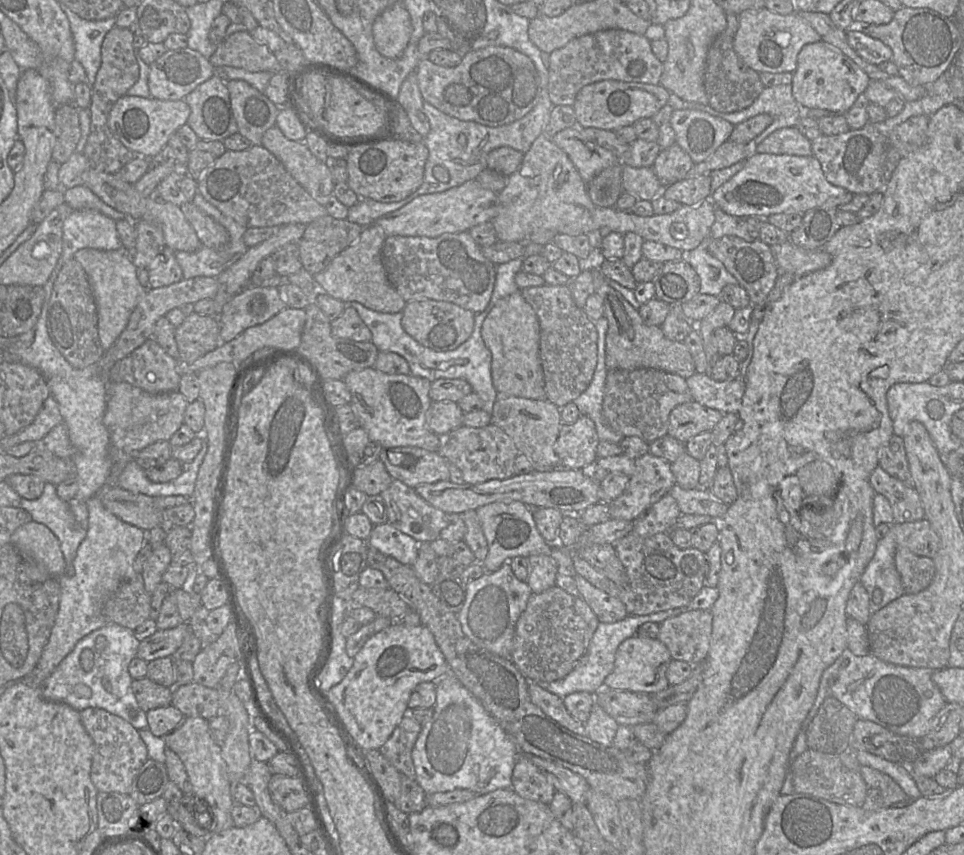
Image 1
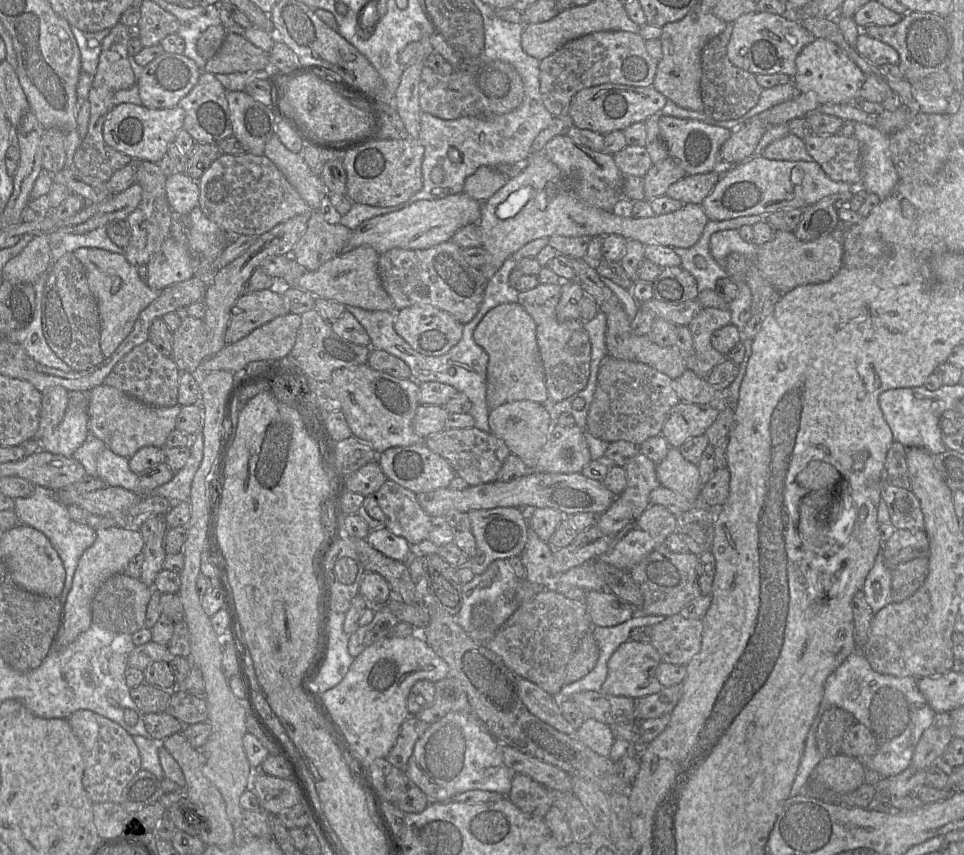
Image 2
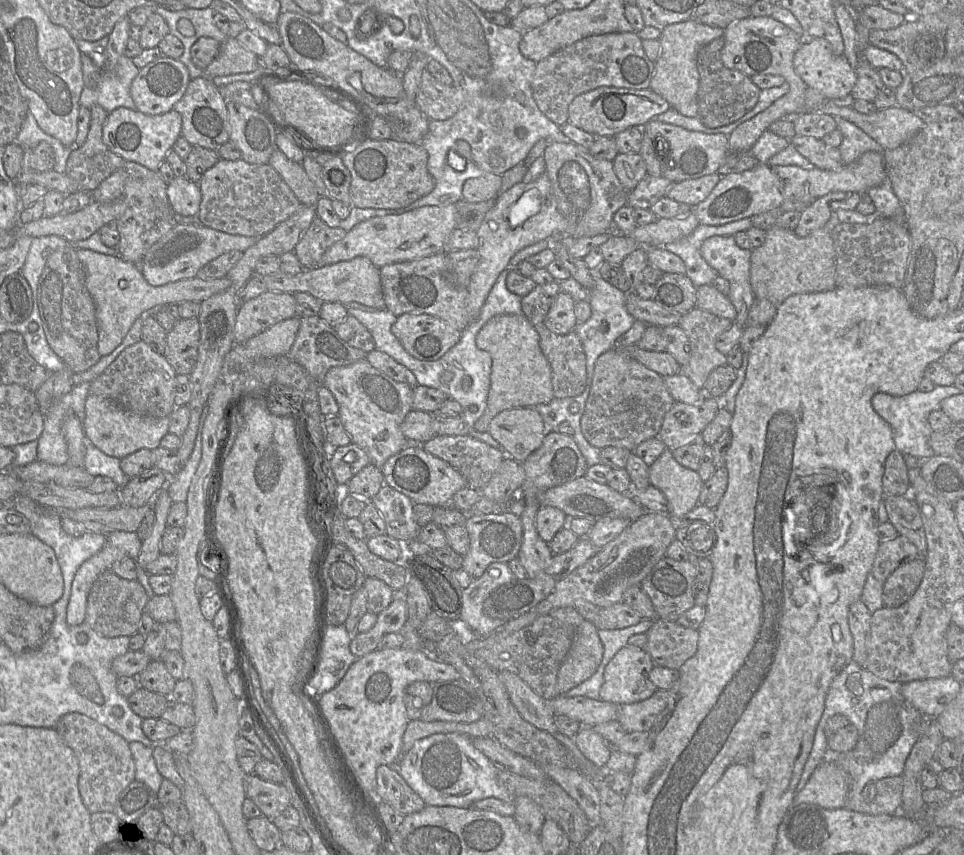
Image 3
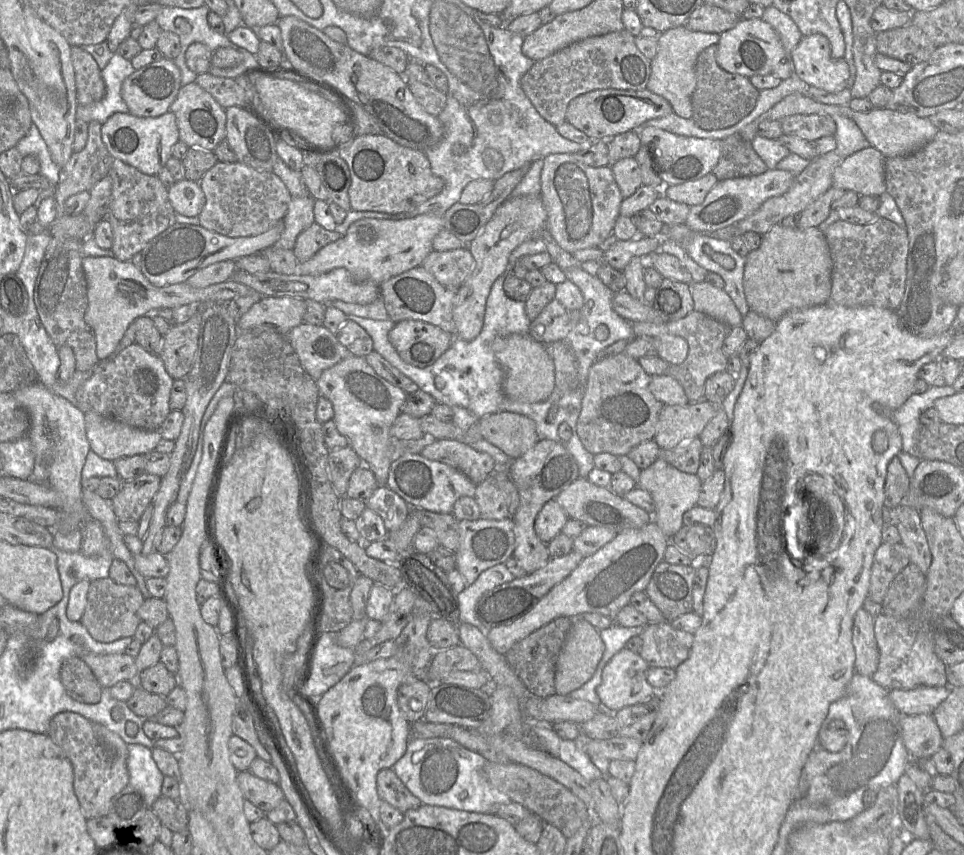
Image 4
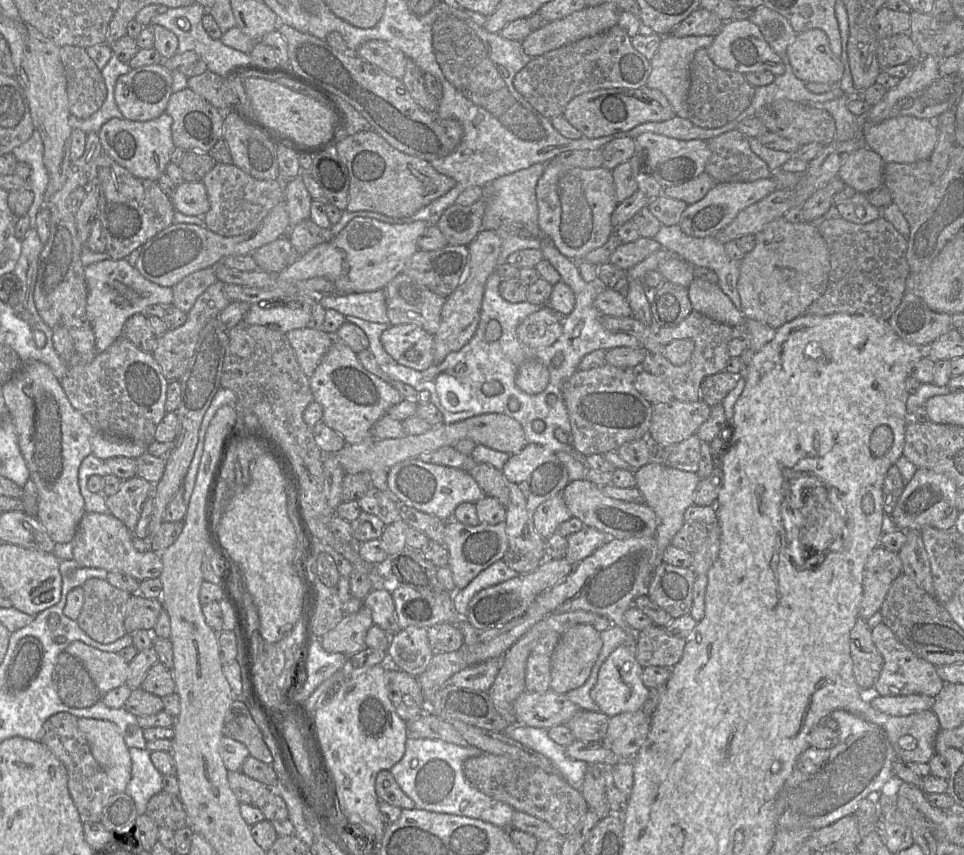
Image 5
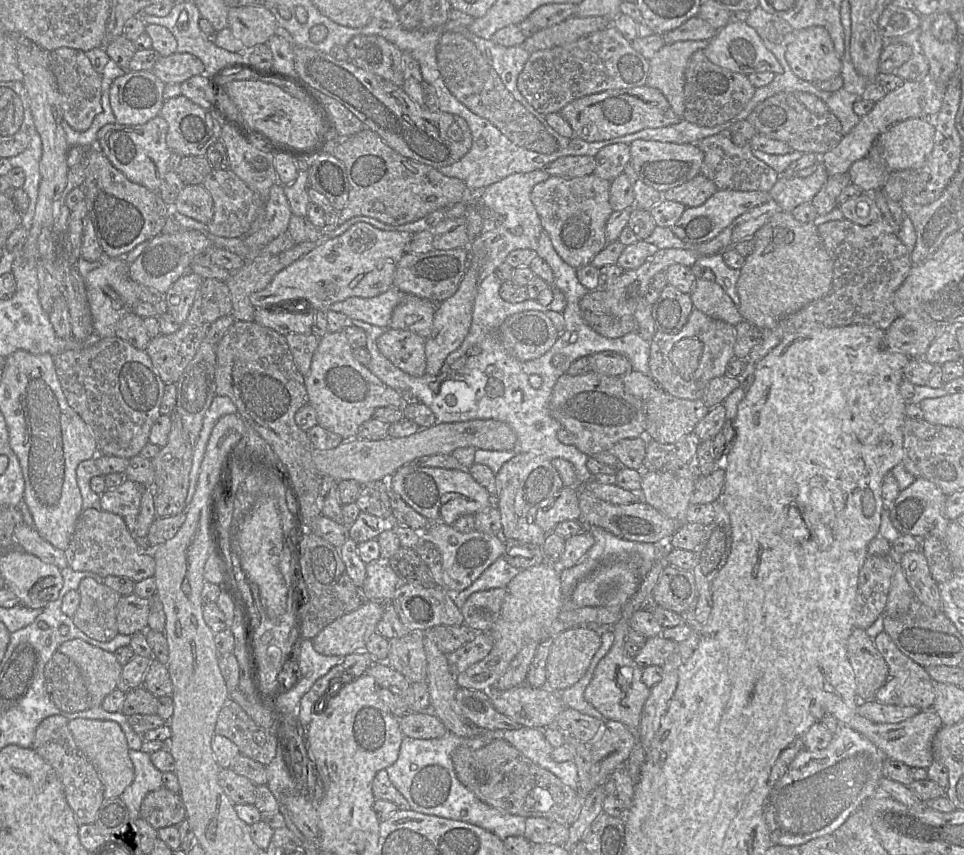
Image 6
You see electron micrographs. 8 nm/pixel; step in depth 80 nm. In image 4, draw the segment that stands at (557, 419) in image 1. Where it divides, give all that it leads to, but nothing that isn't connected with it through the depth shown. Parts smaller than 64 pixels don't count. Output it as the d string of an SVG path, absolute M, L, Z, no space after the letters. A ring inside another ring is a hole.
M497 412L479 421L482 438L502 450L511 460L517 459L538 441L536 423L514 412Z

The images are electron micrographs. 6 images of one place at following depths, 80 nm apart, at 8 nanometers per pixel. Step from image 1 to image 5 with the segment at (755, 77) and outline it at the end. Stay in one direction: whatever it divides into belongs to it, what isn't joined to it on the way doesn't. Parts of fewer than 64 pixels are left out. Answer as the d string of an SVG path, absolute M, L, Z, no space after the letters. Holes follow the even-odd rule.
M699 49L690 65L687 119L704 129L720 128L749 107L754 93L755 88L746 81L745 75L719 68L709 57L707 49Z

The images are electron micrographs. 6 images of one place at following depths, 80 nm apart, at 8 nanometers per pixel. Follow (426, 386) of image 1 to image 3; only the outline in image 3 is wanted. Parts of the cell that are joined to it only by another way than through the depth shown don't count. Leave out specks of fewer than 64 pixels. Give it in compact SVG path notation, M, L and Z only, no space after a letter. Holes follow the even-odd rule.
M366 359L330 368L321 385L335 397L339 406L337 415L351 442L359 446L377 468L381 469L391 456L410 444L402 434L400 425L412 409L413 387L391 379L372 367Z

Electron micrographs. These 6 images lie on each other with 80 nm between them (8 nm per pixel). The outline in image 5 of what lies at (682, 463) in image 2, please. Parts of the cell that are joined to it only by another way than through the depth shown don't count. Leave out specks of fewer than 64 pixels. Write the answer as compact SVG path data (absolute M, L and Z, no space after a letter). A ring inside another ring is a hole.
M648 463L634 473L636 487L642 493L645 504L648 505L657 517L656 558L654 570L663 562L664 551L670 545L672 538L684 523L684 512L693 504L693 493L700 481L696 473L682 471L658 463Z

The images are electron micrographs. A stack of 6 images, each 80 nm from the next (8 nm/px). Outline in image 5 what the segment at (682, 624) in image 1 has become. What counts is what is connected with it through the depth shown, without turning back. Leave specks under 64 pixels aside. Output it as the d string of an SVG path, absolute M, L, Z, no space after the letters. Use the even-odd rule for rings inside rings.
M652 624L638 633L635 657L643 668L672 668L680 661L685 644L685 638L674 636L664 627Z

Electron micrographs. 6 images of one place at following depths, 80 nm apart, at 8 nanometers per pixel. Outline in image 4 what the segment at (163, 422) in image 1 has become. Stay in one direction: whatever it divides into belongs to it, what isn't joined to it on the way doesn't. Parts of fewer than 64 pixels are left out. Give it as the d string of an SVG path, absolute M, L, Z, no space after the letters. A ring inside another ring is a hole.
M91 411L84 415L90 448L106 460L145 455L155 450L162 439L159 430L134 428Z

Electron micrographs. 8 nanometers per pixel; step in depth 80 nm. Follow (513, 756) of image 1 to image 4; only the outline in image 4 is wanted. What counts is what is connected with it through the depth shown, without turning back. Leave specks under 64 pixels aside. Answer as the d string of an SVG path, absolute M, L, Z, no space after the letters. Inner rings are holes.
M410 738L405 754L391 768L407 789L424 805L432 805L482 814L492 813L495 804L508 804L511 799L492 787L484 777L483 766L487 760L450 738Z

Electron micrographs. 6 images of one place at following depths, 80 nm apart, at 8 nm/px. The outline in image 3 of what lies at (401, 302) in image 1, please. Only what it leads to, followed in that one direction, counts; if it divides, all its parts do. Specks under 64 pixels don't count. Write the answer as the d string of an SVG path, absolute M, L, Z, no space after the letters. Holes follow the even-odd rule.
M355 257L325 266L304 269L301 273L291 276L281 272L262 277L267 291L295 294L309 293L322 302L338 302L343 305L357 302L377 310L386 309L381 288L379 268L366 257Z

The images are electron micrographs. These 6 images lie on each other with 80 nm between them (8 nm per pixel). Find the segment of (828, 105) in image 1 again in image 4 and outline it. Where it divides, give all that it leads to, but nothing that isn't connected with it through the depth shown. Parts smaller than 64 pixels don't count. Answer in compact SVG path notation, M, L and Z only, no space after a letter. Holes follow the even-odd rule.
M822 34L803 36L791 52L794 72L807 83L837 93L847 88L850 78L844 58L834 58L829 40Z

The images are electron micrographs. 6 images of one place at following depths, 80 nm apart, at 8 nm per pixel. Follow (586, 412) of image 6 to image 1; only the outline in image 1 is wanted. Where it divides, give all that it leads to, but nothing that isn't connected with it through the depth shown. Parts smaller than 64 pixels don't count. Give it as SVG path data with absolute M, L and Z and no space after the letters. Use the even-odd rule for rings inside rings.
M652 369L609 370L605 381L602 414L607 424L624 437L637 436L648 444L668 433L668 421L671 411L678 405L692 401L686 379L672 373Z

